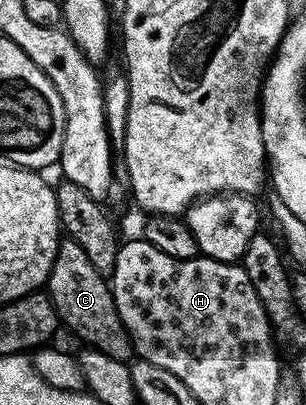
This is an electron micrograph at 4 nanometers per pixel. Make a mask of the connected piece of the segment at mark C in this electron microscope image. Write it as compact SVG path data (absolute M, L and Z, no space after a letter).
M63 237L59 241L54 267L48 279L48 293L61 325L65 329L67 326L76 337L83 338L89 349L99 350L124 363L129 363L135 357L130 333L116 312L109 281L103 274L96 272L96 268L92 268L92 260L88 260L84 248L80 248L76 240Z

